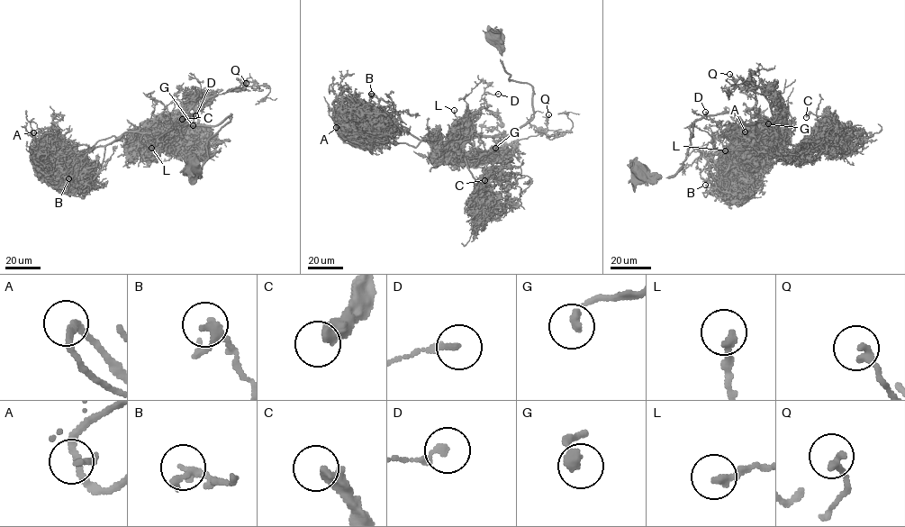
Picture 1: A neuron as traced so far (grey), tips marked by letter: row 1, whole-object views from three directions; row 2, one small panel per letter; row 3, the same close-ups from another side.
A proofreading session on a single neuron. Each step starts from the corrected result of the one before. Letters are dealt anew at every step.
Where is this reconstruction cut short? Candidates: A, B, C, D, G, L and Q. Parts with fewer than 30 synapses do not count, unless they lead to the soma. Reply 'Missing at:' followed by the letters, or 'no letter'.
Missing at: G

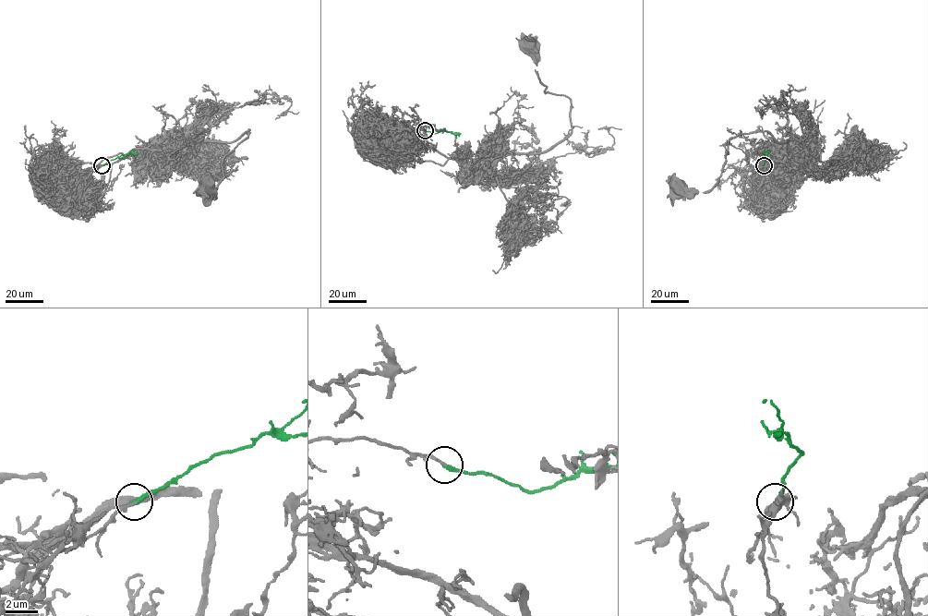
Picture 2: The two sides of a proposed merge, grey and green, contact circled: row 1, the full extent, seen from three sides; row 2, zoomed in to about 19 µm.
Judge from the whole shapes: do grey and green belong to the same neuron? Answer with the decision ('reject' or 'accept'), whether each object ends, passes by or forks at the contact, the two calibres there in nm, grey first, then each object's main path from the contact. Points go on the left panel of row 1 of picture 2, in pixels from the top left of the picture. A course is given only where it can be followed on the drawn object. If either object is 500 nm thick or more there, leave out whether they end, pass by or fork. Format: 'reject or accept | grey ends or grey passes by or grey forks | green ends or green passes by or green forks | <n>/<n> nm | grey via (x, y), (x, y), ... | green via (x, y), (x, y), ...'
accept | grey ends | green ends | 150/240 nm | grey via (102, 165), (82, 172), (137, 149), (235, 141), (248, 131), (222, 160), (214, 191), (205, 189) | green via (102, 165), (129, 151), (136, 153)

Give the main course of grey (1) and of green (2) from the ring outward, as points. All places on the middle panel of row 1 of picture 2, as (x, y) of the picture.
1: (424, 130), (404, 134), (456, 158), (557, 145), (572, 130), (571, 102), (546, 92), (527, 42)
2: (424, 130), (434, 133), (450, 131), (458, 136)

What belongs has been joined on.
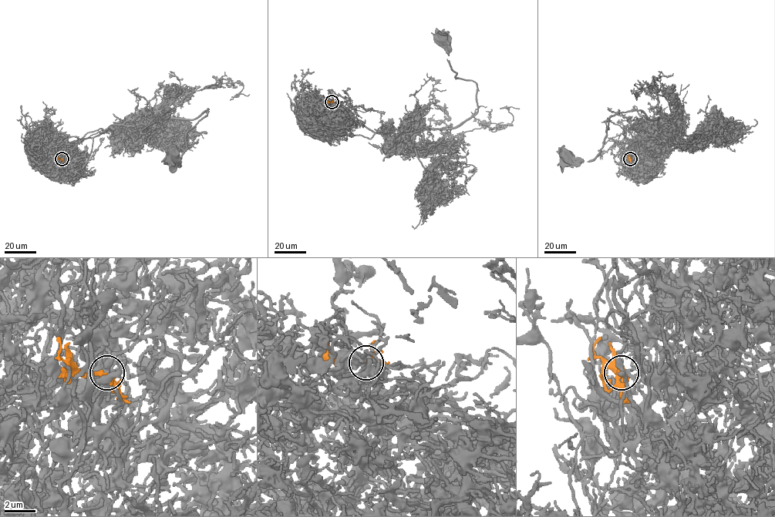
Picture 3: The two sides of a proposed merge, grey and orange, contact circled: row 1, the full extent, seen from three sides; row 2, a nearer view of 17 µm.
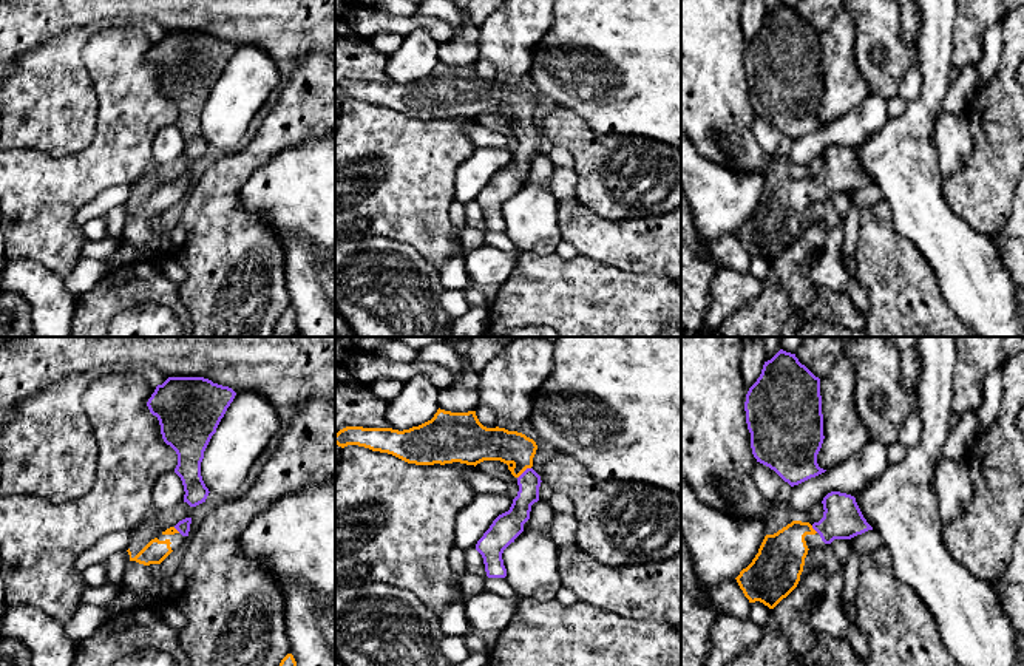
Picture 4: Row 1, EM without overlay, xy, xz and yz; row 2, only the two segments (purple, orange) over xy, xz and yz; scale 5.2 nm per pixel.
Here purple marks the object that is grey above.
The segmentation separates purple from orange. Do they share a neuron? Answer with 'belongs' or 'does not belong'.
belongs

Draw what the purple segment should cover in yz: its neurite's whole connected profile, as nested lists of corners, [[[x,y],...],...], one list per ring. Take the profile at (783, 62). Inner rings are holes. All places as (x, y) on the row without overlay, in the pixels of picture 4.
[[[780,3],[765,15],[760,31],[746,48],[744,65],[757,116],[774,124],[791,141],[826,125],[817,117],[825,93],[820,32],[795,8]]]

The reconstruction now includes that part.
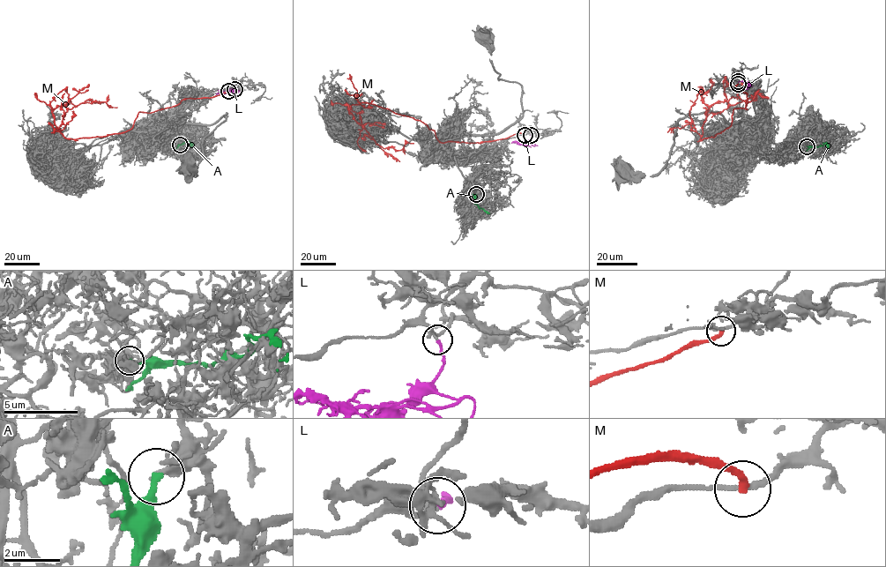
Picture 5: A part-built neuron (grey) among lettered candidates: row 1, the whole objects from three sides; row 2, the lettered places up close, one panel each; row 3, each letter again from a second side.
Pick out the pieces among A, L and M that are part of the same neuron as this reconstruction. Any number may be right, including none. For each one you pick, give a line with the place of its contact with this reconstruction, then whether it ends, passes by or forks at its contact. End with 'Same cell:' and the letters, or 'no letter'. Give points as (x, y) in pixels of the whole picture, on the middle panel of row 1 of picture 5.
L: Touches grey at (531, 135). It ends there
Same cell: L

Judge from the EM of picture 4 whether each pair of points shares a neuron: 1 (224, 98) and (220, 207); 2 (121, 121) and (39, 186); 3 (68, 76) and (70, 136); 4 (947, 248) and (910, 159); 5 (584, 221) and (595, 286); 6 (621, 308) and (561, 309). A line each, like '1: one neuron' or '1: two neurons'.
1: two neurons
2: one neuron
3: one neuron
4: one neuron
5: two neurons
6: one neuron

